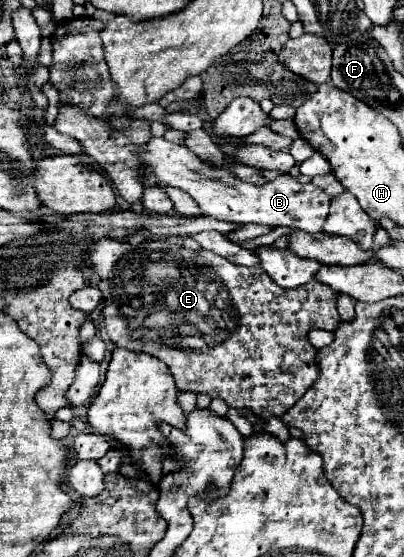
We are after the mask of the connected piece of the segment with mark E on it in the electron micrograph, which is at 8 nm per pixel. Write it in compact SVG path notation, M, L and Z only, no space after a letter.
M96 239L92 243L92 247L88 247L84 263L88 267L92 267L98 275L100 275L100 285L98 289L102 291L102 299L104 299L104 325L106 325L106 333L110 337L110 341L116 347L124 347L130 349L134 353L148 353L160 361L164 361L174 379L176 379L176 387L180 391L190 391L190 393L206 393L210 397L222 397L228 407L234 409L248 409L252 411L256 417L260 419L268 419L268 417L282 417L298 399L300 395L304 395L304 391L308 391L308 387L312 387L312 383L318 379L318 349L310 345L308 341L308 333L312 329L324 329L324 331L336 331L340 325L340 315L336 311L336 293L330 287L324 287L322 283L316 283L316 279L294 287L294 289L282 289L280 285L276 285L268 273L262 267L242 267L242 265L234 265L228 259L214 255L210 251L188 251L184 249L180 243L168 243L168 241L146 241L142 245L130 245L126 241L120 239Z

